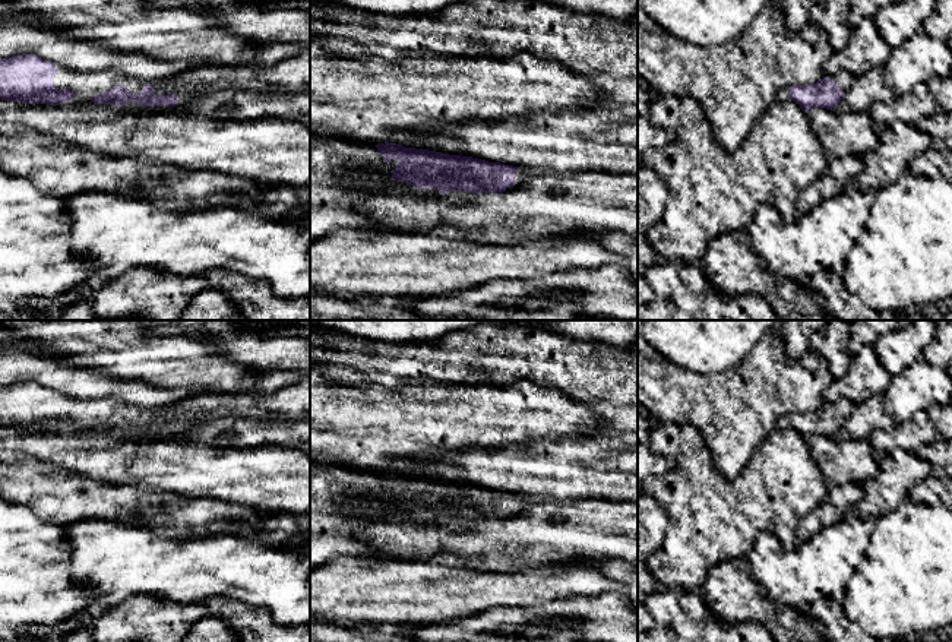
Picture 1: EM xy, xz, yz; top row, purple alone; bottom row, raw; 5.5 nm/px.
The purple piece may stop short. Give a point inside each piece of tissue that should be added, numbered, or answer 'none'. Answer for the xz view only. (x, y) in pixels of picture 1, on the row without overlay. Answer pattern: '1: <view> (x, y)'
1: xz (522, 505)

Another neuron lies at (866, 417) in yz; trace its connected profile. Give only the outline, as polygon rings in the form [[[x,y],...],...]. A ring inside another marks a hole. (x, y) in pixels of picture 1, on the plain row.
[[[876,393],[854,405],[836,437],[841,440],[869,439],[876,430],[895,430],[896,426],[886,412],[885,393]]]

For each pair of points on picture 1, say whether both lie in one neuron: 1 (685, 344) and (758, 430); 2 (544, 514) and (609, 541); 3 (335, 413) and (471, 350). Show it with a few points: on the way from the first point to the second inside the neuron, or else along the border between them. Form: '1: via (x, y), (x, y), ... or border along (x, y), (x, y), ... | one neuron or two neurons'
1: border along (742, 360), (712, 373), (695, 373), (676, 366) | two neurons
2: via (560, 516), (568, 516), (576, 525), (592, 525) | one neuron
3: border along (421, 380), (455, 383) | two neurons

